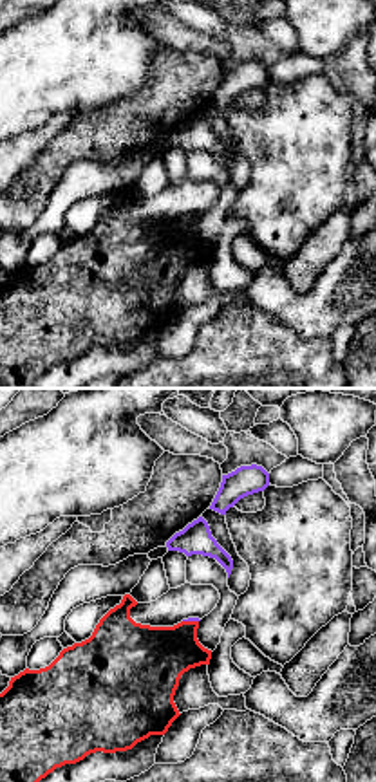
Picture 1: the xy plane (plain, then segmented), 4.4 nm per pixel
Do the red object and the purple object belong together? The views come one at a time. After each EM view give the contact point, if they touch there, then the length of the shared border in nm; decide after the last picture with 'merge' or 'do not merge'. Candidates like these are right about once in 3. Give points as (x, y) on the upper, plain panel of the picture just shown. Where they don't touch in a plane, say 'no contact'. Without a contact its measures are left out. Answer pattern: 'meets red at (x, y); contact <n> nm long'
meets red at (190, 217); contact 70 nm long

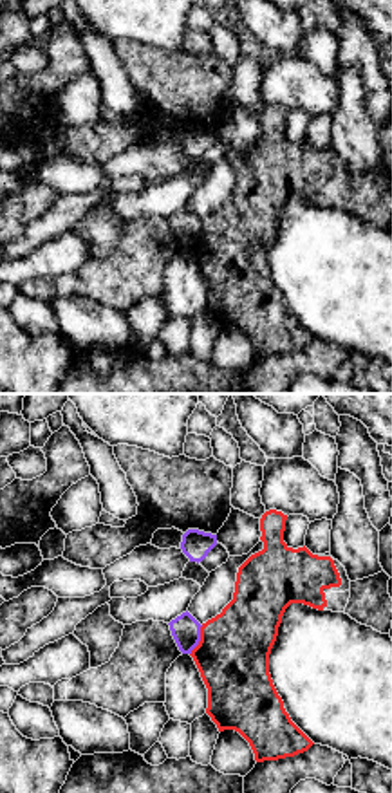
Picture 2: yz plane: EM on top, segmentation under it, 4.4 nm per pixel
meets red at (201, 235); contact 150 nm long

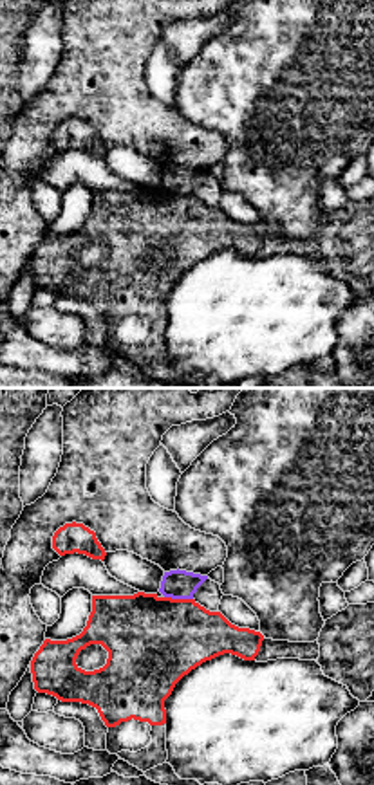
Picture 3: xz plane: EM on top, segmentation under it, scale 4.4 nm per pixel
meets red at (179, 195); contact 130 nm long

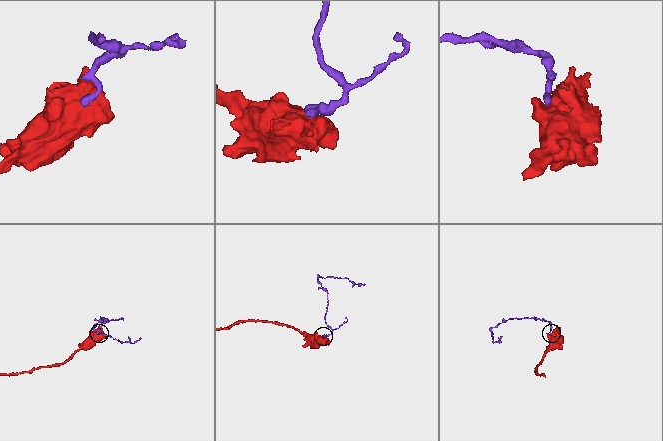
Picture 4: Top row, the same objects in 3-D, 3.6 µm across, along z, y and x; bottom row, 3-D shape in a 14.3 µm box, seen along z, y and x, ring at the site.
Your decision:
do not merge

